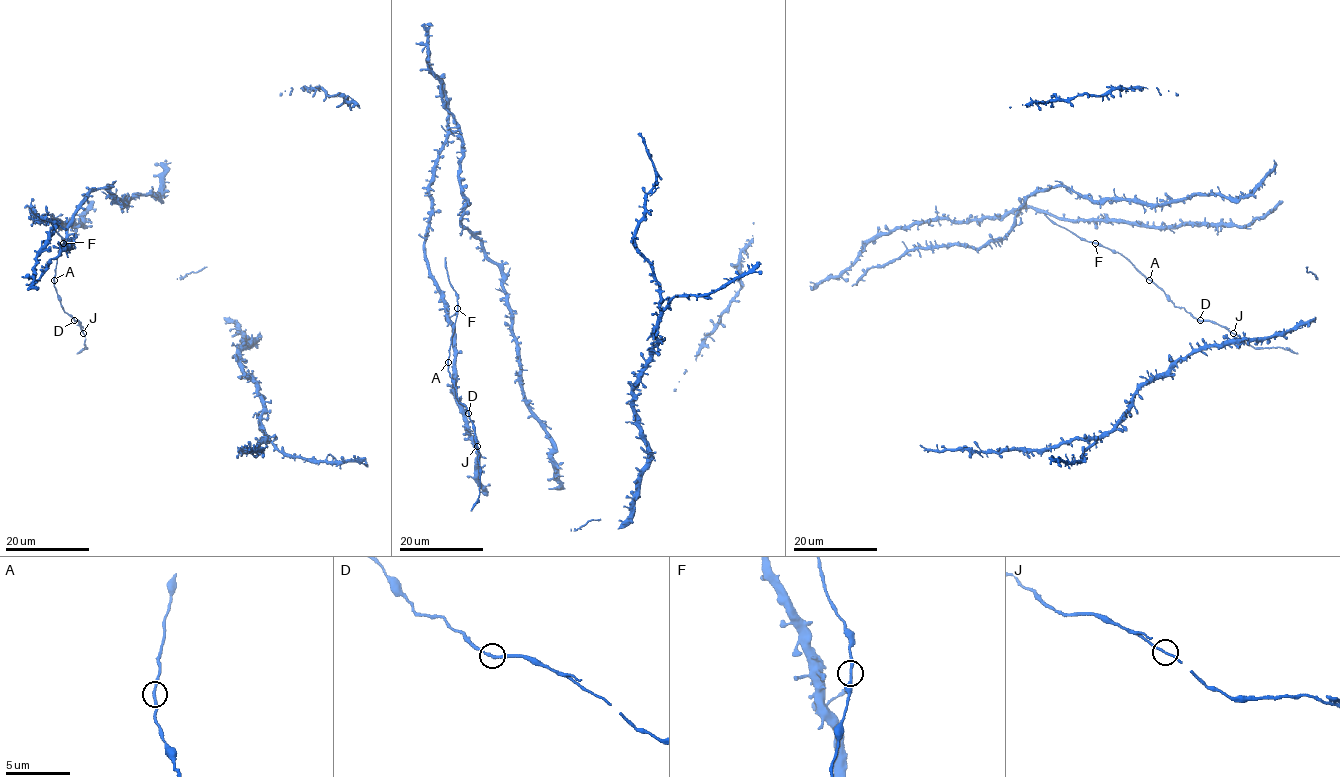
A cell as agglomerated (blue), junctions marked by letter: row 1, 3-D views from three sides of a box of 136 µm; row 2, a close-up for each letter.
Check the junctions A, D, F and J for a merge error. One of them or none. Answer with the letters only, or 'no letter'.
no letter

